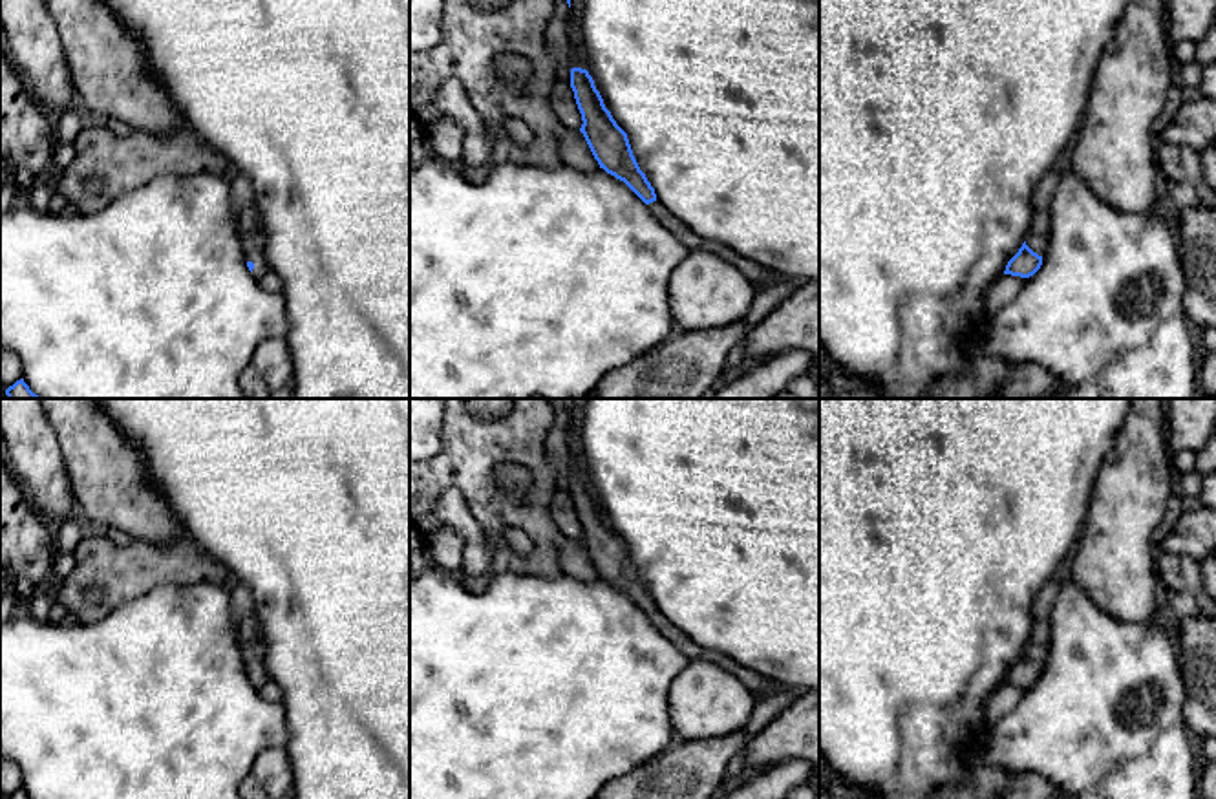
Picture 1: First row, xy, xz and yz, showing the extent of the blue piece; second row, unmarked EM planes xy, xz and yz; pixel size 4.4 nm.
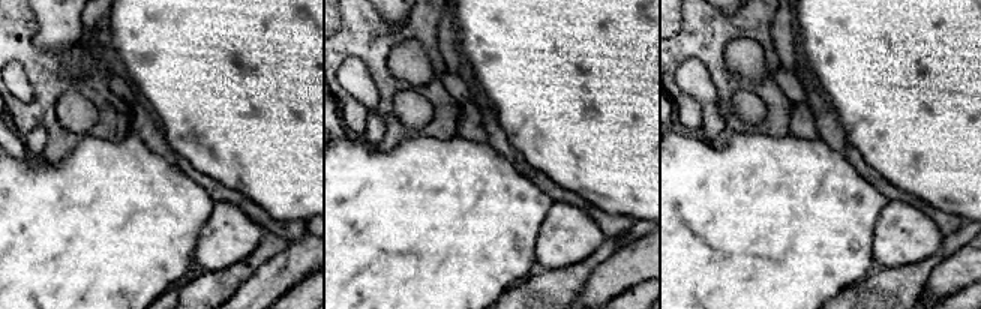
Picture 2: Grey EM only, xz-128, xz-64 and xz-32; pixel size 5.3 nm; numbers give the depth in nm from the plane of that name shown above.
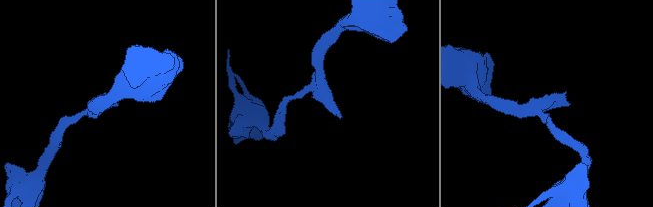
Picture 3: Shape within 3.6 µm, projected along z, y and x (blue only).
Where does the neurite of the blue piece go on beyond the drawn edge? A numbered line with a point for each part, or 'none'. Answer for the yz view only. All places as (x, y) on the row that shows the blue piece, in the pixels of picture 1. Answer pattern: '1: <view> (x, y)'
1: yz (1037, 240)

